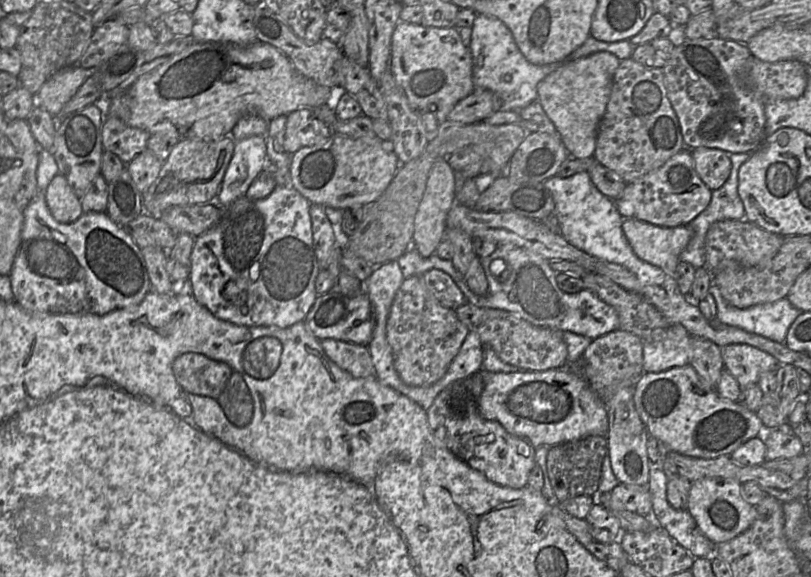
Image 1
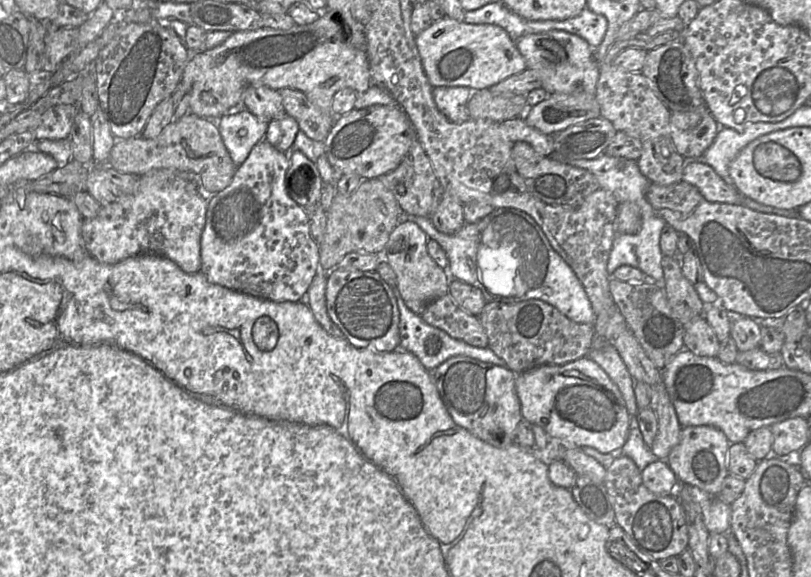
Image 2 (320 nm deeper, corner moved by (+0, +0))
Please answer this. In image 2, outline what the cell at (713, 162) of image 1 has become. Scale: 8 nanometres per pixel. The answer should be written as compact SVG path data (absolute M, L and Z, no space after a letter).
M707 106L688 112L671 112L670 115L674 146L686 160L701 160L720 127Z

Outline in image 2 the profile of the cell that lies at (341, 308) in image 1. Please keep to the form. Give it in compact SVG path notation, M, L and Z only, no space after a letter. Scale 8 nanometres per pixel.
M335 267L328 273L326 305L330 319L358 349L389 353L399 348L400 314L393 290L375 271Z

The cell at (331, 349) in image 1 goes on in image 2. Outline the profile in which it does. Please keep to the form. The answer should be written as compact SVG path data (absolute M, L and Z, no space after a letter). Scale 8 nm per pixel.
M321 268L317 269L317 273L310 284L305 296L305 302L311 309L317 322L323 329L333 337L345 338L342 331L330 319L326 305L326 286L328 273Z

